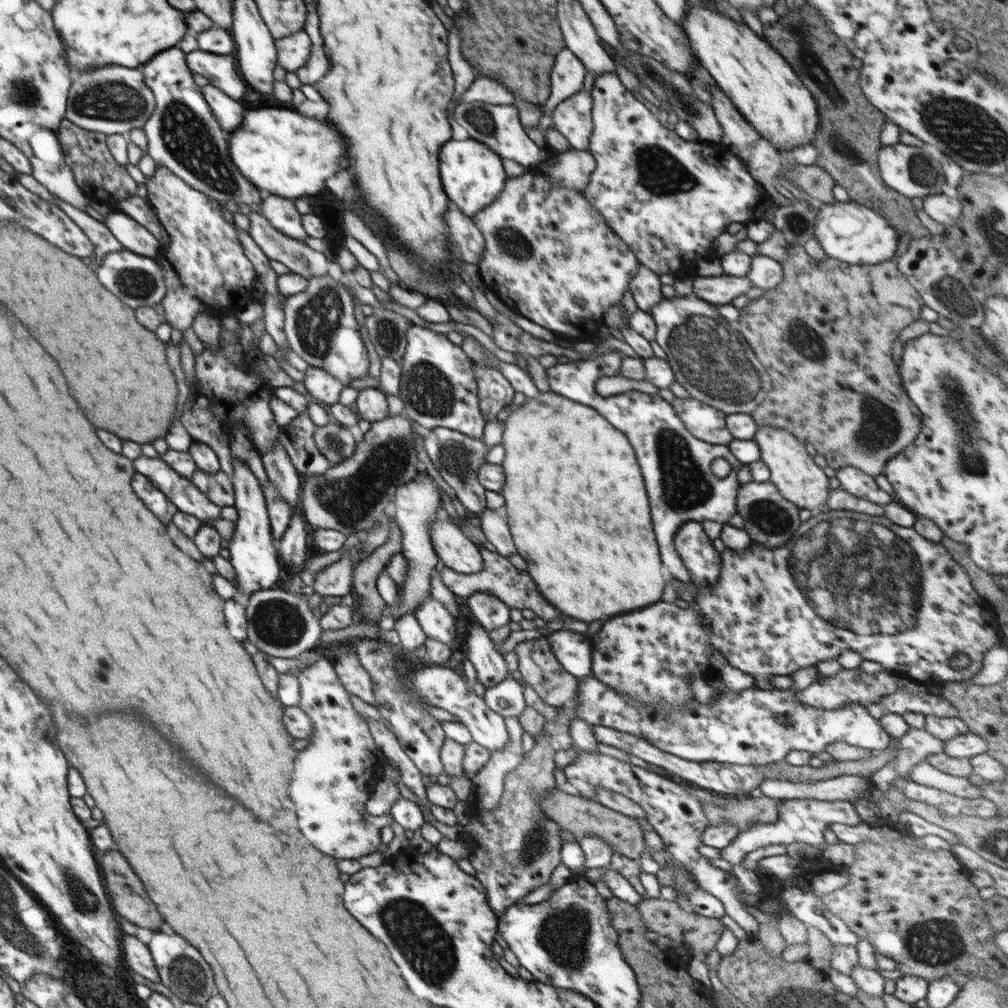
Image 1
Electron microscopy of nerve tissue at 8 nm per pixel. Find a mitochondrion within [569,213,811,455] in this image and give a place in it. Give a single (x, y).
(707, 357)

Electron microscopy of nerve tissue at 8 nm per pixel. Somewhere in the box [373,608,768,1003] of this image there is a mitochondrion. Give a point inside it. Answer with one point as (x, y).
(424, 944)

